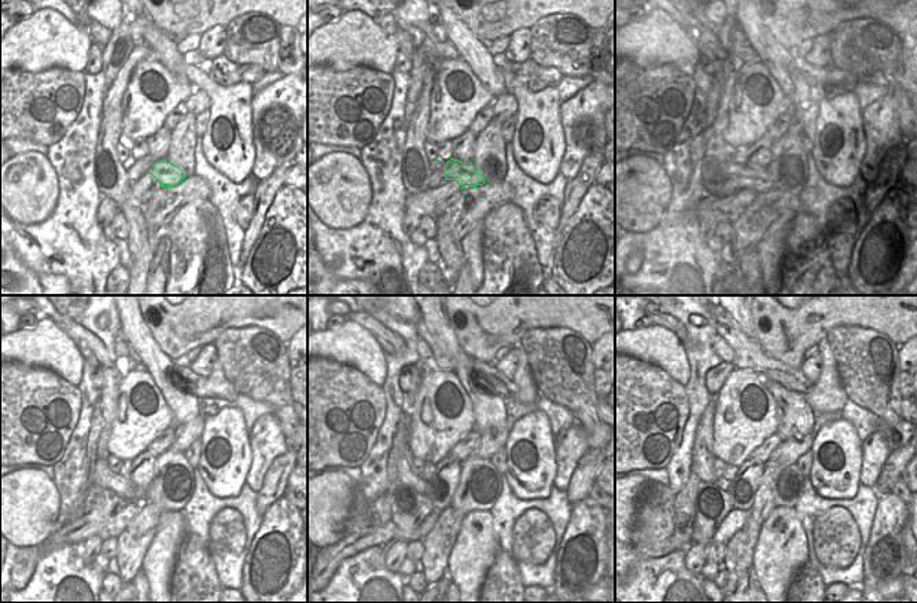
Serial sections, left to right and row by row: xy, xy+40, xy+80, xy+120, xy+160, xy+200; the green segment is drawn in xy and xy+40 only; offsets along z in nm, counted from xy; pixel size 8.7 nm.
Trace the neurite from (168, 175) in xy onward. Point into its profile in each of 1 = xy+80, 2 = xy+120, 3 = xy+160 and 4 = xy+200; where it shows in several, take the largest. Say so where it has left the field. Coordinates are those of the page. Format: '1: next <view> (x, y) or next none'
1: next xy+80 (759, 179)
2: next xy+120 (103, 477)
3: next xy+160 (400, 460)
4: next xy+200 (702, 452)

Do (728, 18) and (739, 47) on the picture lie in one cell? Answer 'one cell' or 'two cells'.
one cell

